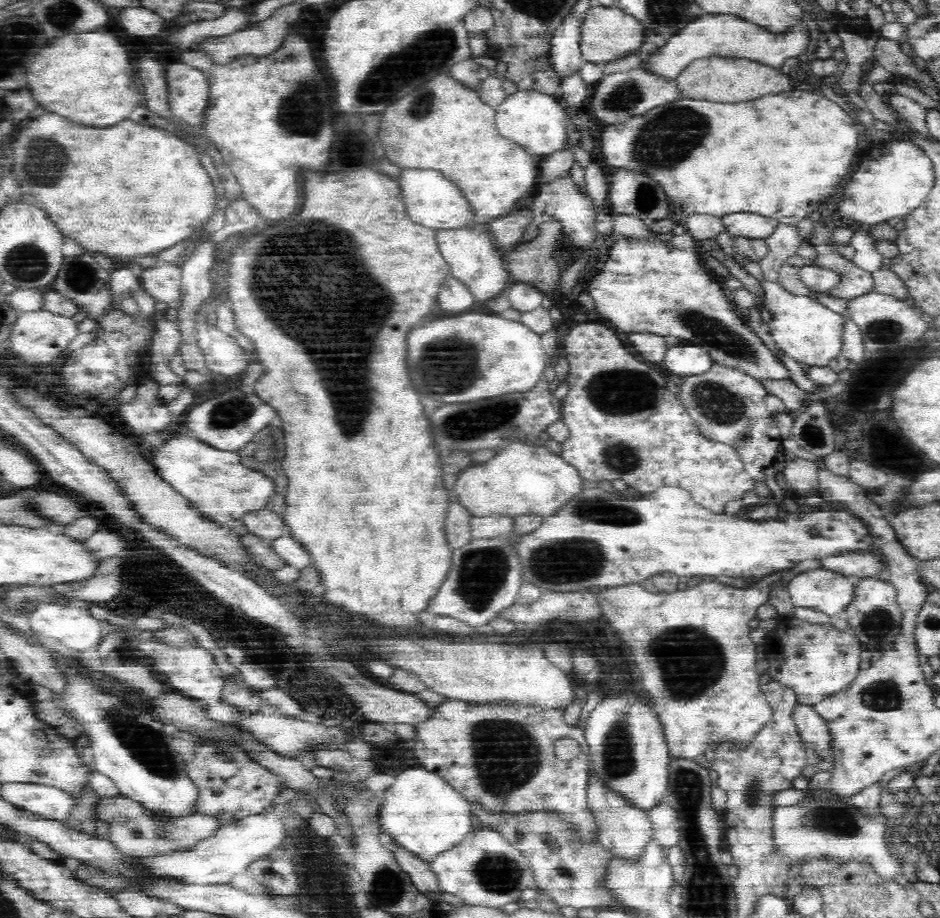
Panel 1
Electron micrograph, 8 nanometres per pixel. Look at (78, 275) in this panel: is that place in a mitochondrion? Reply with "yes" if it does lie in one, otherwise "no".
yes

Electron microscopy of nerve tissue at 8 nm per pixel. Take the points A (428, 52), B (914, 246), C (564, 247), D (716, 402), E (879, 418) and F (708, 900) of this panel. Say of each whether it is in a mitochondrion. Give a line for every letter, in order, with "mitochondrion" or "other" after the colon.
A: mitochondrion
B: other
C: other
D: mitochondrion
E: other
F: mitochondrion

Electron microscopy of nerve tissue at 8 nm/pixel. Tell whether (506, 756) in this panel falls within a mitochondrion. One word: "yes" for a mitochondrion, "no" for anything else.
yes

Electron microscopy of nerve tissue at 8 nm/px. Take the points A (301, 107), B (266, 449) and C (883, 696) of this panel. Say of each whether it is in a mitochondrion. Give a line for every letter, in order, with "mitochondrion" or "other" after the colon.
A: mitochondrion
B: mitochondrion
C: mitochondrion

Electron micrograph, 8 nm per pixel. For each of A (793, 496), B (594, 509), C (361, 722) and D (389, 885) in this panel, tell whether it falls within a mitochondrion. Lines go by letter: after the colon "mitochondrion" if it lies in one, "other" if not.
A: other
B: mitochondrion
C: other
D: mitochondrion

